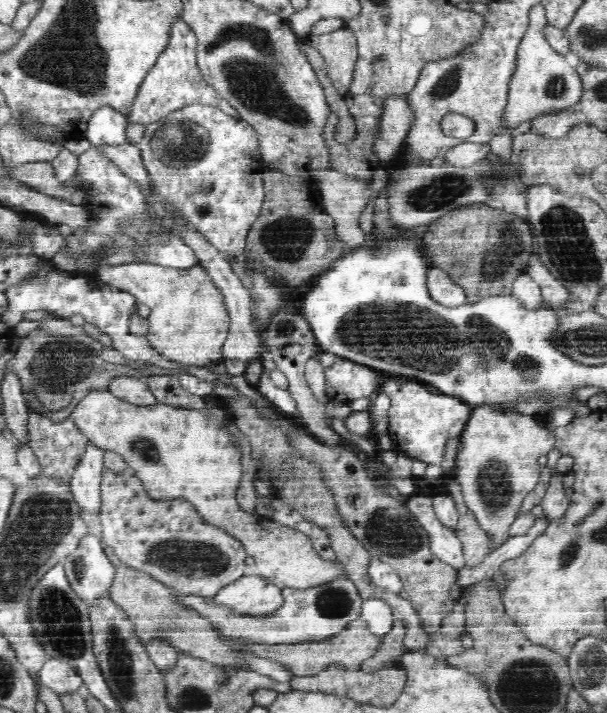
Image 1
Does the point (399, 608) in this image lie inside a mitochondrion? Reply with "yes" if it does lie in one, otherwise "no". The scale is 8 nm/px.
no

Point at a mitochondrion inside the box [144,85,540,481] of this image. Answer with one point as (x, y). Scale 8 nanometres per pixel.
(289, 237)

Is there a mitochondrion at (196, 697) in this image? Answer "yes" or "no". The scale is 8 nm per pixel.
yes

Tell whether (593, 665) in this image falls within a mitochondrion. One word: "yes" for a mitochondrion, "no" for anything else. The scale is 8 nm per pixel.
yes

